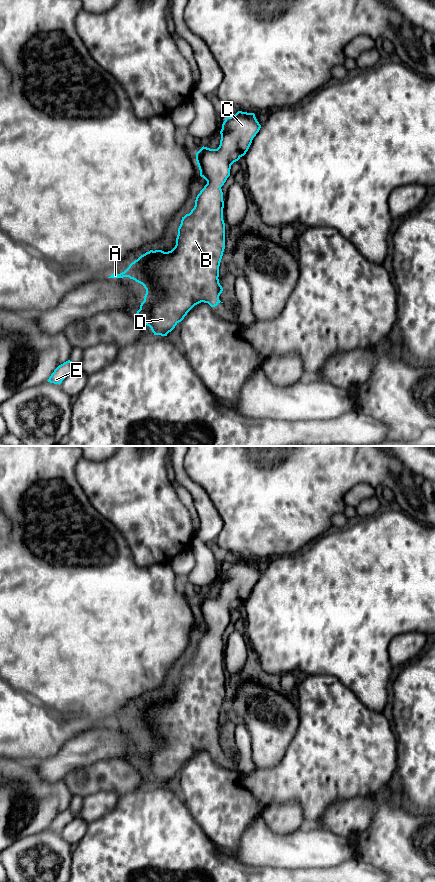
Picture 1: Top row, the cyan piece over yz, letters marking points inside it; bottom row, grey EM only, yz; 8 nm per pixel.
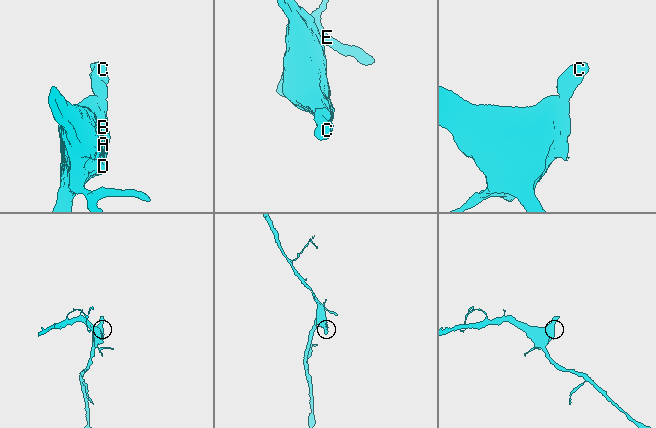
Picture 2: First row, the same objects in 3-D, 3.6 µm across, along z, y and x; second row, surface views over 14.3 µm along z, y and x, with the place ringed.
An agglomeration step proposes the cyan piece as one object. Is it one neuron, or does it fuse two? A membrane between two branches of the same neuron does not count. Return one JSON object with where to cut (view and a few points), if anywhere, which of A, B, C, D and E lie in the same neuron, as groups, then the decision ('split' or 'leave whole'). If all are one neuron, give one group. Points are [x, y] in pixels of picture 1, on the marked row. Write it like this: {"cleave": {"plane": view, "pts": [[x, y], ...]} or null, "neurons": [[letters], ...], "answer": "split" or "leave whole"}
{"cleave": null, "neurons": [["A", "B", "C", "D", "E"]], "answer": "leave whole"}

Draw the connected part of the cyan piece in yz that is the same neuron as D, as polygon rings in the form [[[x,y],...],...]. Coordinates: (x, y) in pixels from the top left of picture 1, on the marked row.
[[[238,111],[234,116],[226,117],[220,131],[221,140],[219,147],[217,149],[210,149],[203,146],[196,153],[200,176],[207,181],[207,184],[197,195],[195,206],[191,212],[182,217],[175,247],[168,252],[150,250],[132,262],[124,272],[120,274],[113,273],[108,277],[129,277],[144,286],[146,294],[136,316],[151,328],[154,335],[167,336],[184,319],[187,313],[201,302],[208,303],[211,307],[215,307],[221,302],[219,296],[223,288],[219,283],[218,277],[219,266],[225,249],[224,201],[221,187],[230,176],[231,165],[246,154],[253,138],[259,132],[260,128],[261,125],[257,121],[254,113]]]

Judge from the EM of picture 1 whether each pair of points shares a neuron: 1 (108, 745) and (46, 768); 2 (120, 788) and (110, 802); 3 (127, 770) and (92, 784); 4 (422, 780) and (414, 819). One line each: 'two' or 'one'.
1: one
2: two
3: one
4: two

